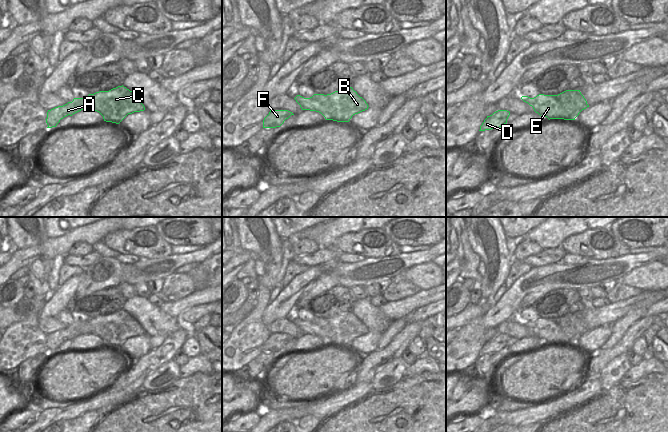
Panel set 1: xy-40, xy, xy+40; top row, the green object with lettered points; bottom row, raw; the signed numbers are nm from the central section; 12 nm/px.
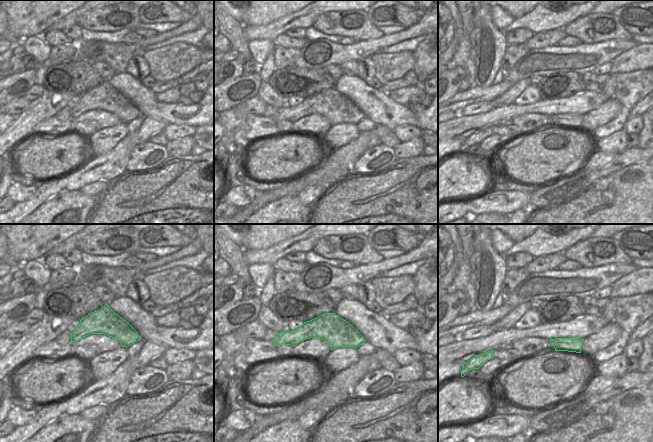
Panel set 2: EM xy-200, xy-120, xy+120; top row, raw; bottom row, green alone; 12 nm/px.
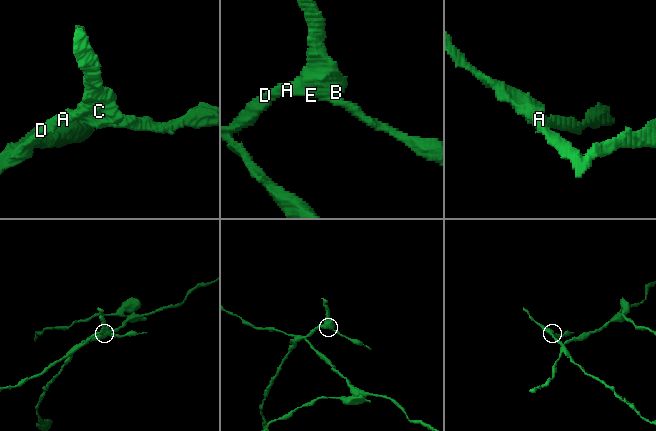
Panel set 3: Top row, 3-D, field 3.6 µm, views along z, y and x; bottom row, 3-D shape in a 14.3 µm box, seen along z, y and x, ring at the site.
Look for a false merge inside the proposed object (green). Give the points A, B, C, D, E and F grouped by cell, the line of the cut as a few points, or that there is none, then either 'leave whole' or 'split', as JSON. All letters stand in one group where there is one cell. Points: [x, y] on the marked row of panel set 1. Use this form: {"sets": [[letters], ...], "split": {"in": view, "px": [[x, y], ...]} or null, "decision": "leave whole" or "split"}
{"sets": [["A", "B", "C", "D", "F"], ["E"]], "split": {"in": "xy+40", "px": [[555, 95], [569, 119]]}, "decision": "split"}

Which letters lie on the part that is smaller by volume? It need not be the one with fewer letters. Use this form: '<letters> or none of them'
E

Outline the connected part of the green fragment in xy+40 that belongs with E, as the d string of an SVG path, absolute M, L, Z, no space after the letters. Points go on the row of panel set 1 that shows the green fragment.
M539 94L534 98L522 96L521 99L533 107L534 111L541 117L550 119L569 120L569 115L565 108L558 101L556 95Z

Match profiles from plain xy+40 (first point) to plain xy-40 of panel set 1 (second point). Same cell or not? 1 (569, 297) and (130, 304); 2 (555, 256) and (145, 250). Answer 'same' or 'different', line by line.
1: different
2: different

